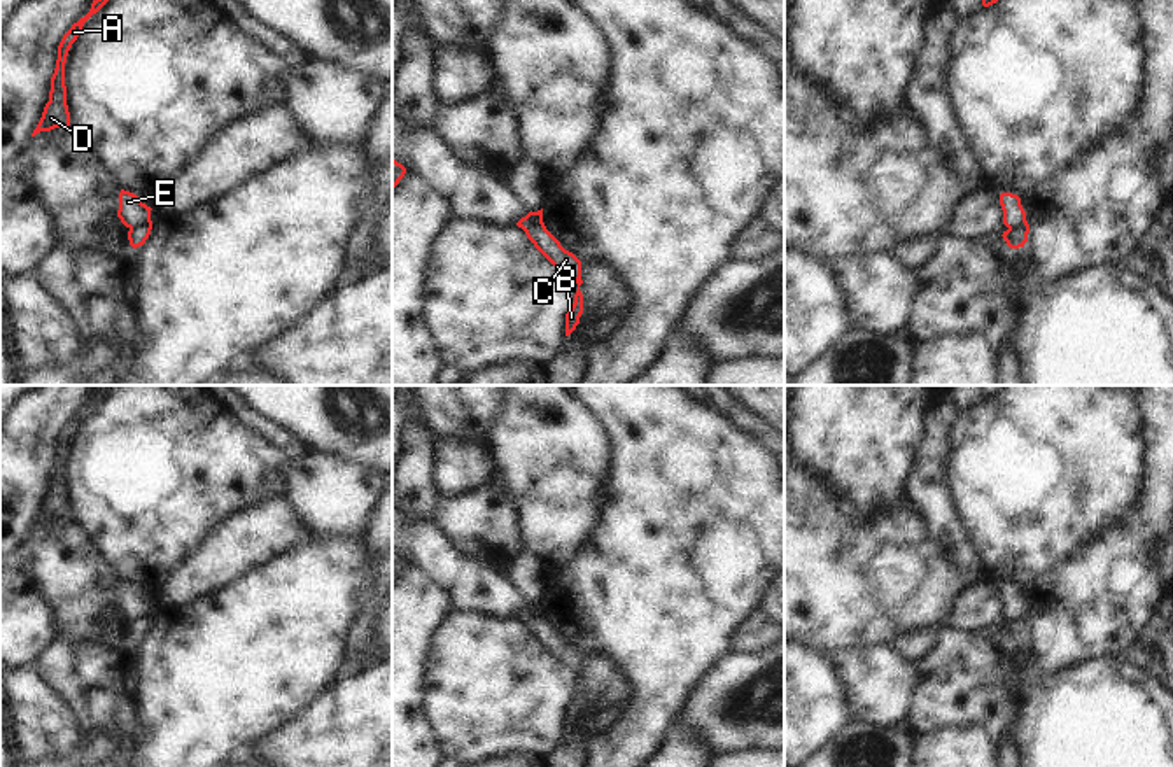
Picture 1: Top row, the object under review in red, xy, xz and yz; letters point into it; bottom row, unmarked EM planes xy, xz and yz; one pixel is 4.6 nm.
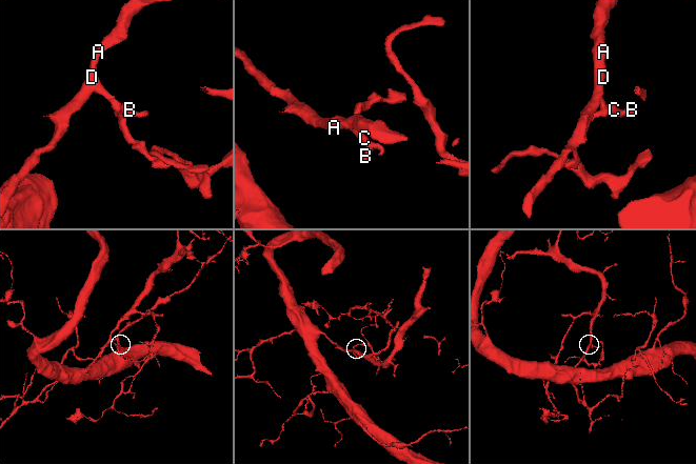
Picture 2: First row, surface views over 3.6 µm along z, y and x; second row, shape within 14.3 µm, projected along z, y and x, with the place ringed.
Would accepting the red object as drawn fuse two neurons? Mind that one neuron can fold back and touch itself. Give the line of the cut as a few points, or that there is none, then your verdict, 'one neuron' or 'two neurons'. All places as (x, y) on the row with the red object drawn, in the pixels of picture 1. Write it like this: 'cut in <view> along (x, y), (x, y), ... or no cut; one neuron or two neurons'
cut in xy along (149, 218), (130, 228); two neurons

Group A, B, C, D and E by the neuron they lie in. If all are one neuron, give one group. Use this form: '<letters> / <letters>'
A D E / B C

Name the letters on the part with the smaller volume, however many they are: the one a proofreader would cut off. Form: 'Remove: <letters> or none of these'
Remove: B, C

